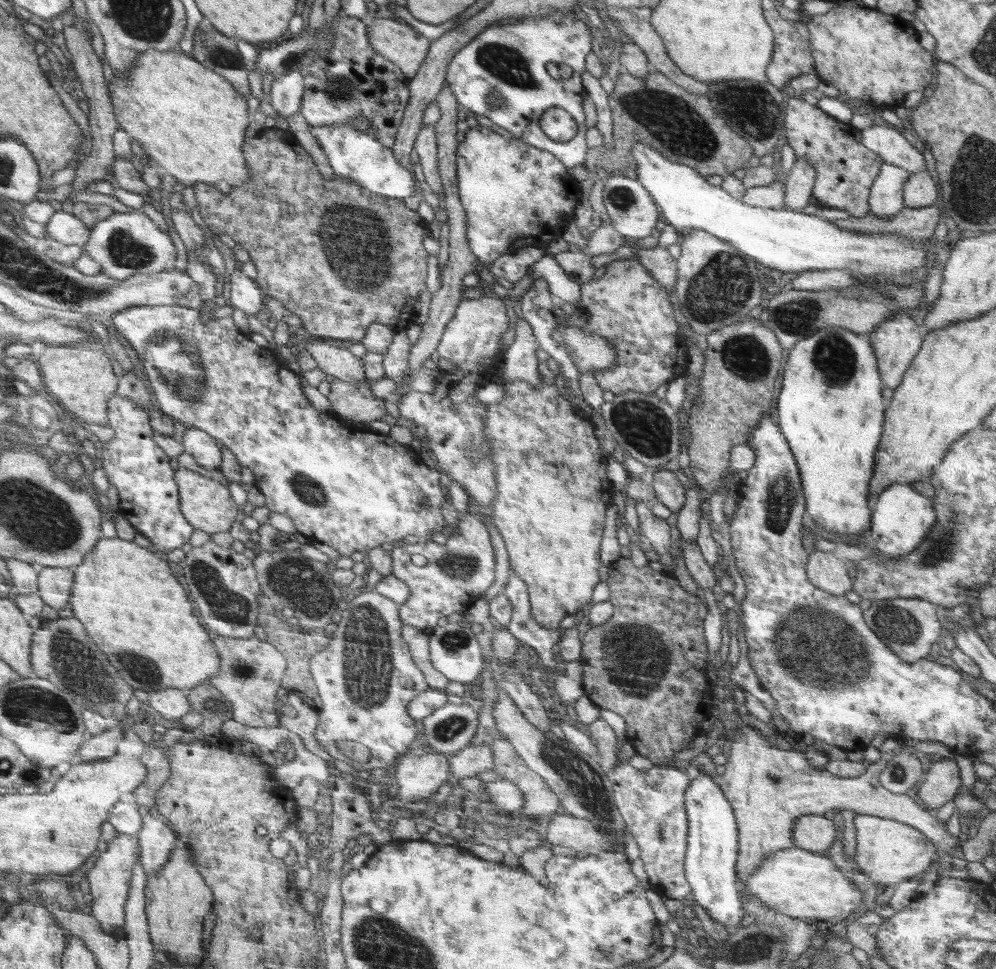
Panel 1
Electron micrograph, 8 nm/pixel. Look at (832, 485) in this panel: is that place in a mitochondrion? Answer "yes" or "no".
no

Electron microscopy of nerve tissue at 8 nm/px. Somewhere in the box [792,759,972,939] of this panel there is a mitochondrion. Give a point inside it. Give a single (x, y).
(899, 772)

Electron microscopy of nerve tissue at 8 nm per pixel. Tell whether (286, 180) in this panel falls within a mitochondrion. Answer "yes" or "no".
no

